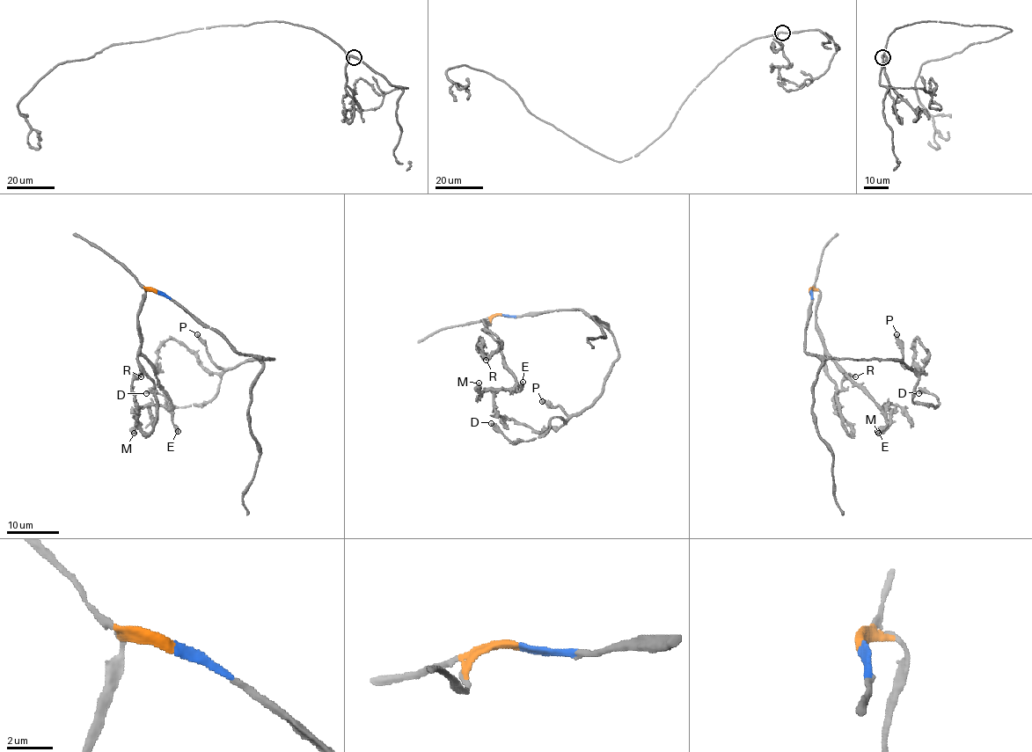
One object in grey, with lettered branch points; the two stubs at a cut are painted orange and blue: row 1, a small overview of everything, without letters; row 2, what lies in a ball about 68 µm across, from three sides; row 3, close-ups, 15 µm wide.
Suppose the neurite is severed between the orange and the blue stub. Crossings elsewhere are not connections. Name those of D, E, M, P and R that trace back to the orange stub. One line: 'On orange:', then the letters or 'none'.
On orange: E, M, R

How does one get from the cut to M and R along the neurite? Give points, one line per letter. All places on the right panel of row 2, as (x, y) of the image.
M: (810, 292), (820, 292), (816, 331), (825, 353), (882, 409), (885, 405), (890, 410), (890, 423), (878, 433)
R: (810, 292), (820, 292), (816, 331), (848, 434), (851, 425), (834, 396), (855, 376)

